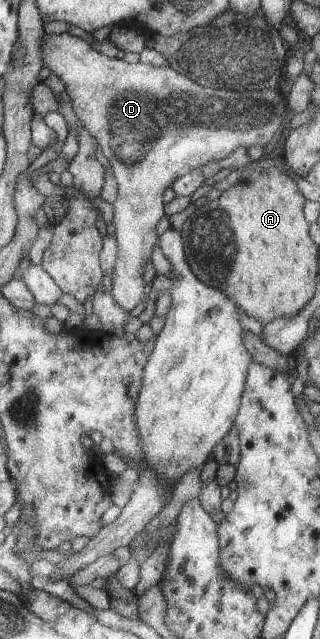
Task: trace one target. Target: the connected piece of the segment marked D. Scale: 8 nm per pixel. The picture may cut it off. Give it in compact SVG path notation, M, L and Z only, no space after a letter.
M63 32L61 34L48 34L45 33L43 42L41 43L41 54L43 67L48 67L52 74L56 74L58 79L63 81L65 90L67 91L70 103L72 104L74 113L77 118L83 123L83 126L90 132L90 135L97 141L98 147L103 151L104 157L109 160L112 166L112 173L117 181L117 188L119 189L118 197L113 203L114 206L114 219L113 224L116 228L115 240L117 241L117 262L112 272L112 292L111 296L115 297L118 305L122 306L127 312L130 312L144 299L144 267L148 265L150 261L150 255L152 255L152 249L154 245L158 243L158 233L156 233L156 225L158 221L164 217L164 193L166 189L179 177L190 173L190 170L194 168L201 168L206 163L216 160L223 160L228 157L234 150L245 147L248 149L252 145L258 145L265 147L266 144L282 129L284 133L287 131L288 121L291 117L290 111L287 107L286 96L279 90L241 90L240 93L234 93L234 91L226 91L226 89L212 89L212 87L206 87L206 85L198 85L198 81L193 75L189 73L182 73L180 70L175 70L170 66L155 67L152 64L145 64L143 62L137 62L135 64L129 64L124 60L118 58L111 58L105 56L101 52L94 50L90 44L82 38L71 35L69 32Z

